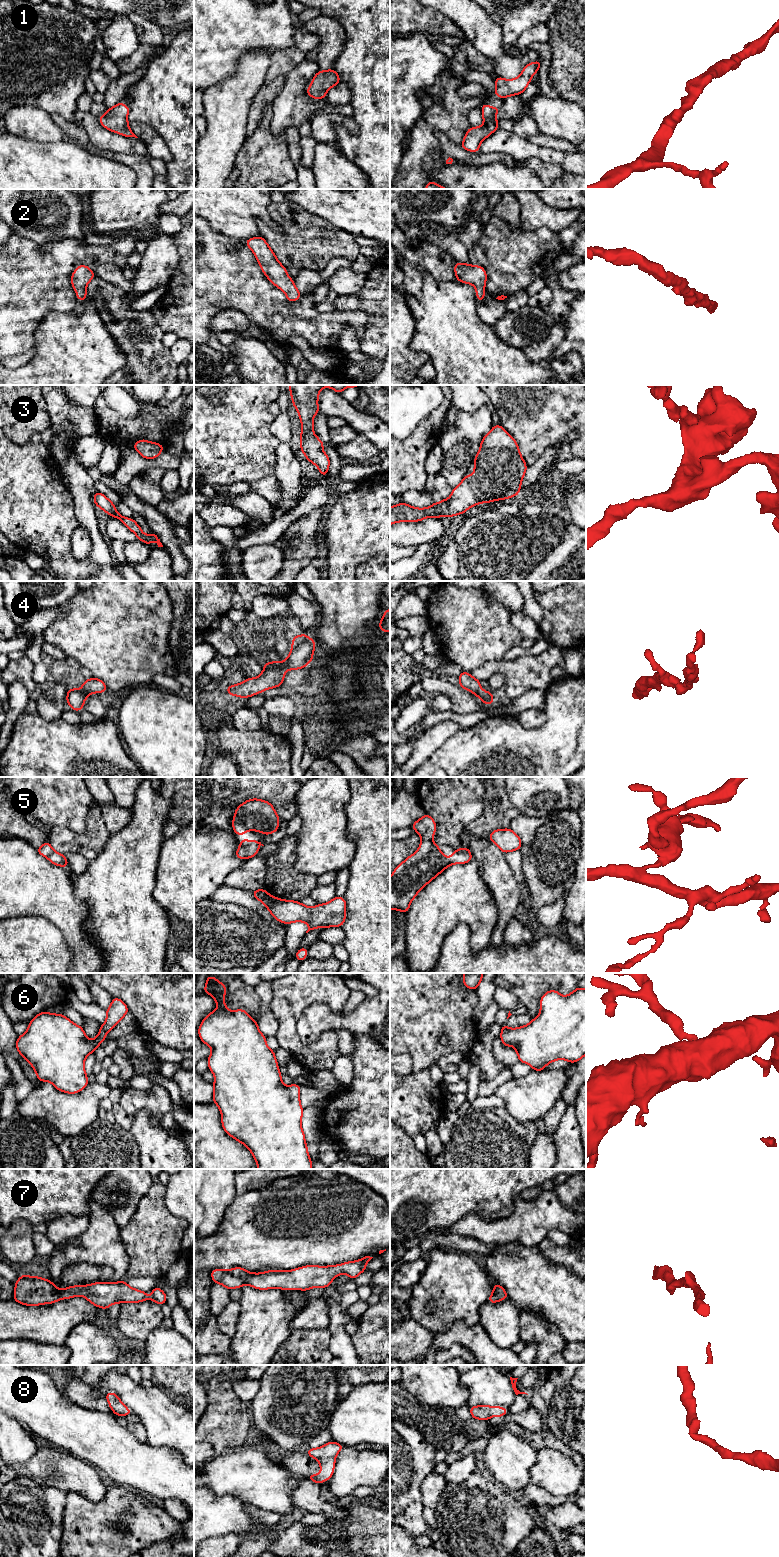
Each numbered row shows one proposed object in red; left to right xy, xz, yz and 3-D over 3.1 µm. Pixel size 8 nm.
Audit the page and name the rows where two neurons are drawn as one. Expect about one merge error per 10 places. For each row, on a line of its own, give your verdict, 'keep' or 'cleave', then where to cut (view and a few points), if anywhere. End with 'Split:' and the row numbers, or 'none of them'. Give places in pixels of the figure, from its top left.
1: keep | no cut
2: keep | no cut
3: keep | no cut
4: keep | no cut
5: cleave | xz (240, 845), (246, 849), (248, 857)
6: keep | no cut
7: keep | no cut
8: keep | no cut
Split: 5

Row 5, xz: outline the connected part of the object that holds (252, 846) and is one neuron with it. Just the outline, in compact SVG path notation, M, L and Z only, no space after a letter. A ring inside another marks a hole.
M240 840L239 844L247 849L248 858L256 856L257 852L260 850L259 847L261 845L264 846L261 842L256 840Z

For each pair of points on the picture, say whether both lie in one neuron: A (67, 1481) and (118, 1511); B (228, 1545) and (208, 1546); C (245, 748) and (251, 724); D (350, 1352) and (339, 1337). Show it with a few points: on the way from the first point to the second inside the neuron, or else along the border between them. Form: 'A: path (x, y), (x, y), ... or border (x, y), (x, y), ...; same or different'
A: border (107, 1486), (104, 1496), (97, 1501), (78, 1492); different
B: path (223, 1546), (213, 1546); same
C: border (231, 716), (237, 728), (258, 731); different
D: path (346, 1348), (340, 1341); same

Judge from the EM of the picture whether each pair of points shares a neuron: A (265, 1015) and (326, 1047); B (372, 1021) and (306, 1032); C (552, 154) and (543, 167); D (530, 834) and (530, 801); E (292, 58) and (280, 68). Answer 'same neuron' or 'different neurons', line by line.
A: different neurons
B: same neuron
C: different neurons
D: different neurons
E: same neuron

